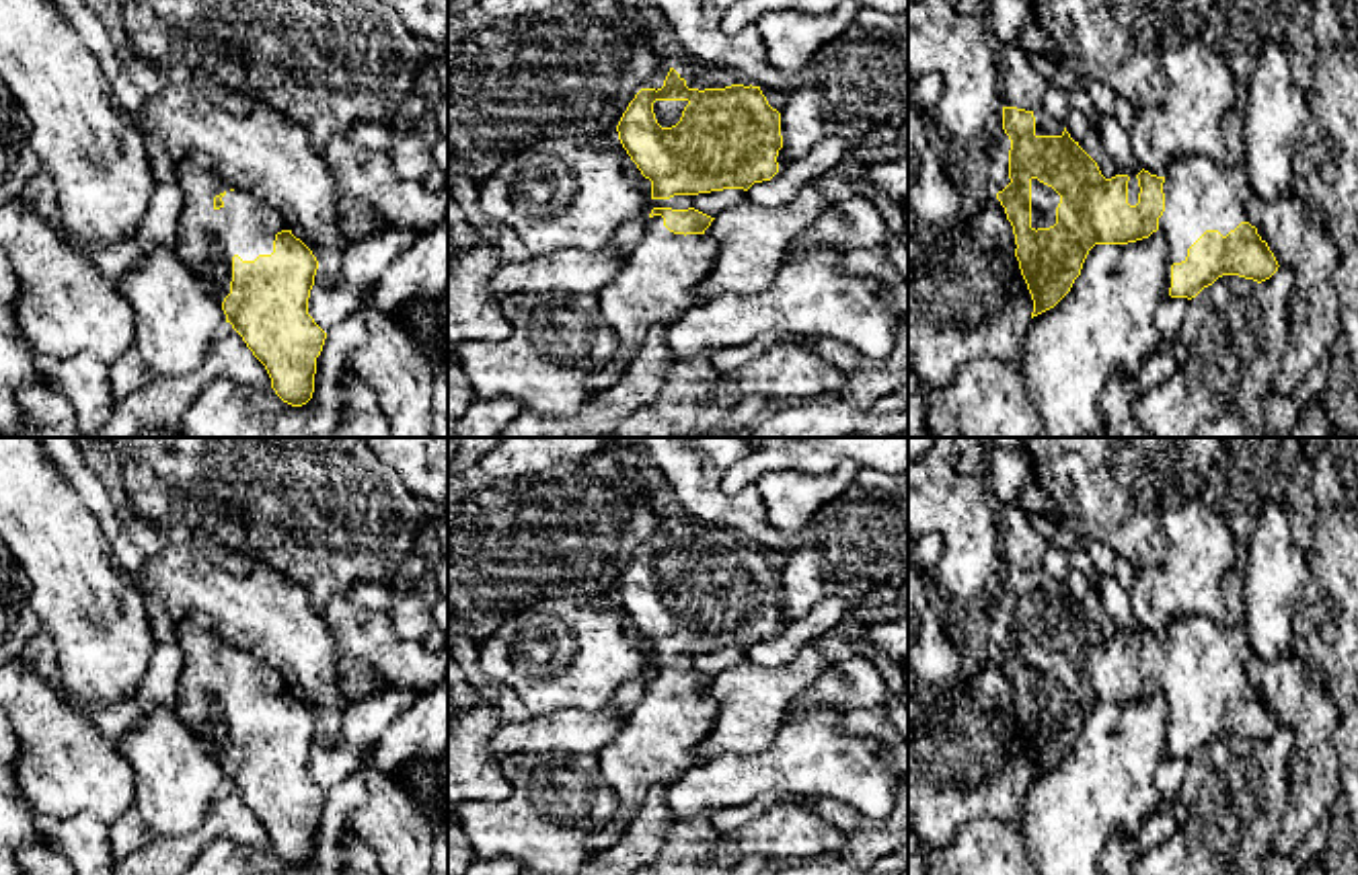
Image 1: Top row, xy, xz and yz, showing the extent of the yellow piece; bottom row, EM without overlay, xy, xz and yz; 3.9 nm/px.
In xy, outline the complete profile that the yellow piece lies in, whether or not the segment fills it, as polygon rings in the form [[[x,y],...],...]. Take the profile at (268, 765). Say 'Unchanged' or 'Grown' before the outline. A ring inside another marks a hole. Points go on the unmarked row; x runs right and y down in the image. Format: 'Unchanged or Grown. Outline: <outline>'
Grown. Outline: [[[205,614],[179,620],[175,643],[185,655],[175,713],[222,764],[226,783],[265,826],[275,854],[292,867],[306,865],[314,852],[316,817],[327,799],[308,774],[316,717],[269,663],[232,647],[212,629]]]

